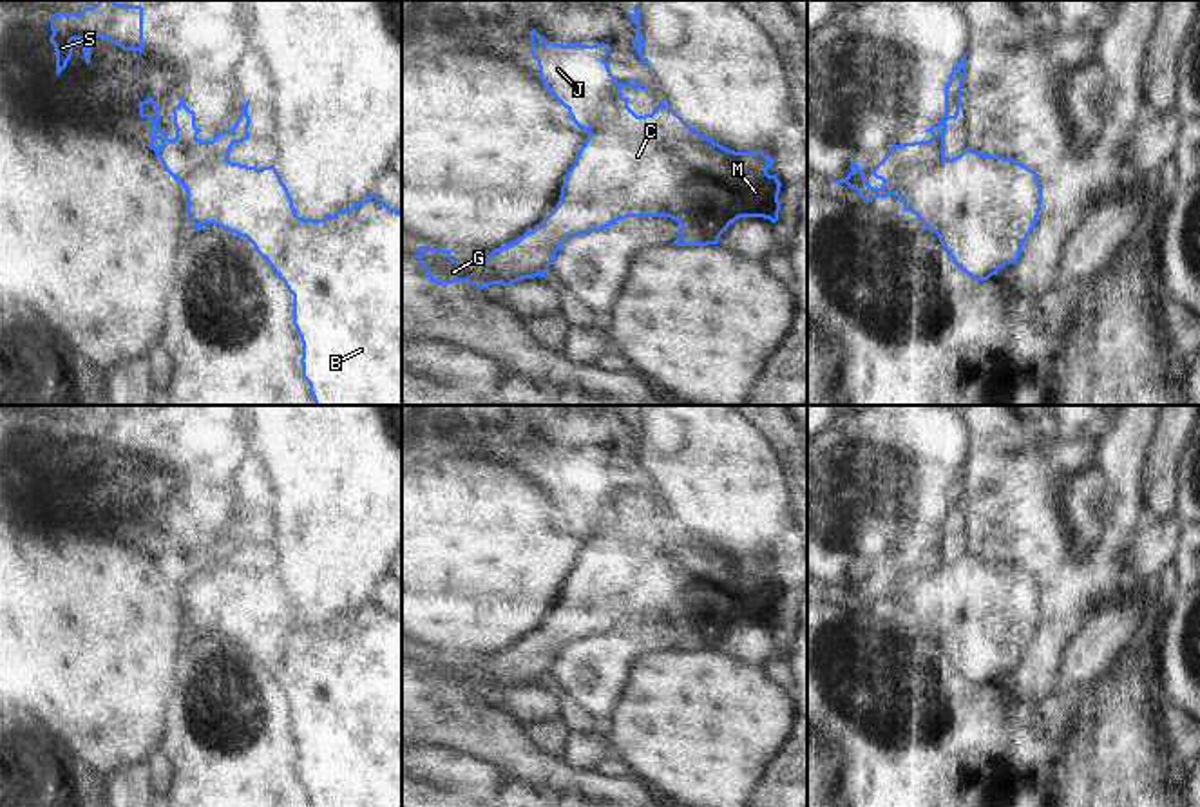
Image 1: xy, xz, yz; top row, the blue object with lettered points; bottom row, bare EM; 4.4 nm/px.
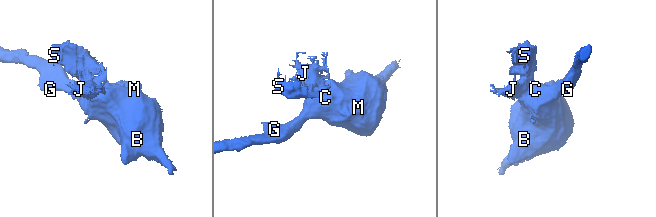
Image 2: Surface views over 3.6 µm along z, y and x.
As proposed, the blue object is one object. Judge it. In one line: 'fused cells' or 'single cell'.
fused cells

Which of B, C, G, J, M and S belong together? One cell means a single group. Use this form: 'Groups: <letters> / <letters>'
Groups: B C G M / J S

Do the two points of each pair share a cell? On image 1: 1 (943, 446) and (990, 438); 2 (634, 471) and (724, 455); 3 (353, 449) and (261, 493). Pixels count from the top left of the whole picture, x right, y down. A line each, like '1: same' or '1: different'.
1: different
2: different
3: different

